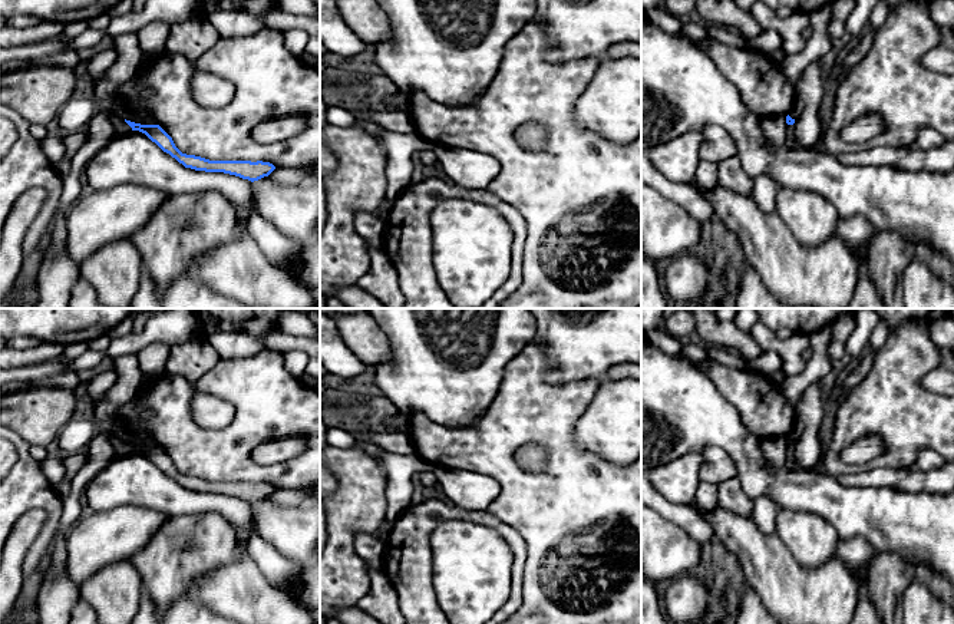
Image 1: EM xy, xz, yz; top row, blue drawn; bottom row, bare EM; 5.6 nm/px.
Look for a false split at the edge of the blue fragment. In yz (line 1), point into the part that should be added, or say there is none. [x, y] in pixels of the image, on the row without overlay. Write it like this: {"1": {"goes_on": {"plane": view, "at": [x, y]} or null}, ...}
{"1": {"goes_on": null}}

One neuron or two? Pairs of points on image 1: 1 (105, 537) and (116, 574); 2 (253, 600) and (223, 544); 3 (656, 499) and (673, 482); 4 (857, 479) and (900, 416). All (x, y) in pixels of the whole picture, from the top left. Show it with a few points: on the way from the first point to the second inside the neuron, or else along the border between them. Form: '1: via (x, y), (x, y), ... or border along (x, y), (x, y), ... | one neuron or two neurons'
1: border along (129, 558), (104, 565), (85, 581) | two neurons
2: border along (243, 548), (231, 561), (201, 574) | two neurons
3: border along (656, 489), (672, 502), (689, 505) | two neurons
4: border along (894, 466), (842, 474), (837, 478) | two neurons

